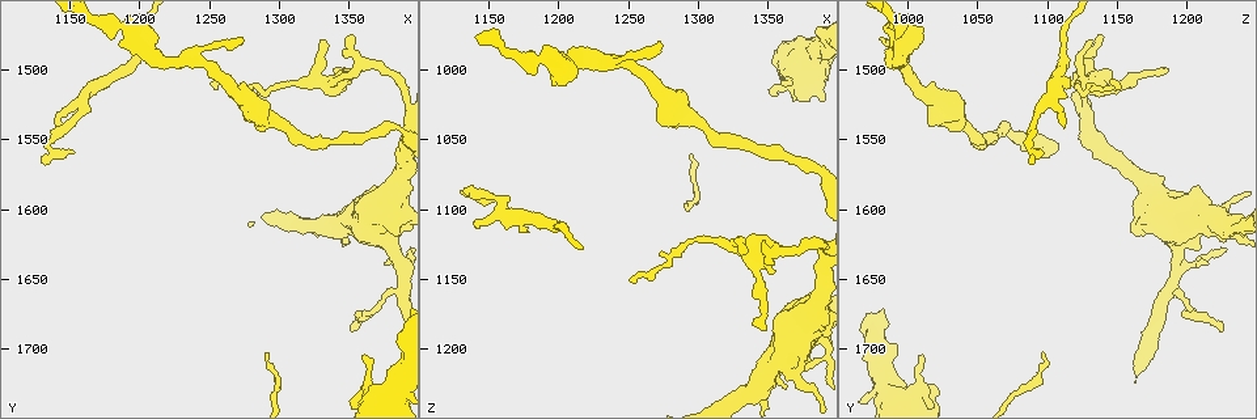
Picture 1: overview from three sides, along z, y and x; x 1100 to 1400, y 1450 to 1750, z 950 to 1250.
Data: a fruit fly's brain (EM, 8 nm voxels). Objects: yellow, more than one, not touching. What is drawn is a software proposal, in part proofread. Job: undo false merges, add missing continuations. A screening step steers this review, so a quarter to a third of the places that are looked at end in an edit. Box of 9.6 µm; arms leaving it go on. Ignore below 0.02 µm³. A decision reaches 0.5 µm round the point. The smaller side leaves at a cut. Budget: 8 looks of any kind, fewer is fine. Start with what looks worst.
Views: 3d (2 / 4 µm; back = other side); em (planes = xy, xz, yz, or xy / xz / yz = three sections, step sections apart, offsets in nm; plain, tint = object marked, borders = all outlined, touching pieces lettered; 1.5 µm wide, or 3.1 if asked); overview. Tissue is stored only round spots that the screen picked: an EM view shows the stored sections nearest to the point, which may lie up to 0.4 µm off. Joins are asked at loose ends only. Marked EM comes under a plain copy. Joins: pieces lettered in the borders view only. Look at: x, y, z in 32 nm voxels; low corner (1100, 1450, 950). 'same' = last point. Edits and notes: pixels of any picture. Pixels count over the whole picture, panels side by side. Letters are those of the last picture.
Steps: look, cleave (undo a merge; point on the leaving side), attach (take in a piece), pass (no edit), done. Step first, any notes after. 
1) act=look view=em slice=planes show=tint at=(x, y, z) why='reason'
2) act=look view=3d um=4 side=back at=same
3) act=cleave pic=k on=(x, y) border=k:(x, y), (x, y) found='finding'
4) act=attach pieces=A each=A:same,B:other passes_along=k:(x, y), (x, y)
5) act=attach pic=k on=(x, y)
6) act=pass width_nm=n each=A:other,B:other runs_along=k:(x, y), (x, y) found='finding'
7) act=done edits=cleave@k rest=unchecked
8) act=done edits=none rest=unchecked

act=look view=3d um=2 at=(1146, 1542, 1112) why='an open end'

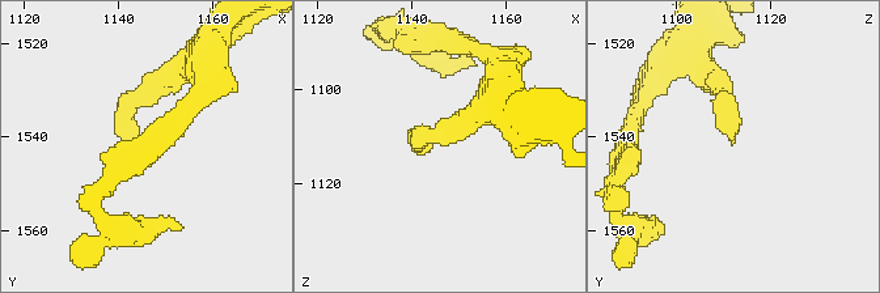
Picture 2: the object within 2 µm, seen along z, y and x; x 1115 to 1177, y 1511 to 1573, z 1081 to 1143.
act=look view=em slice=planes show=borders at=(1144, 1541, 1111)

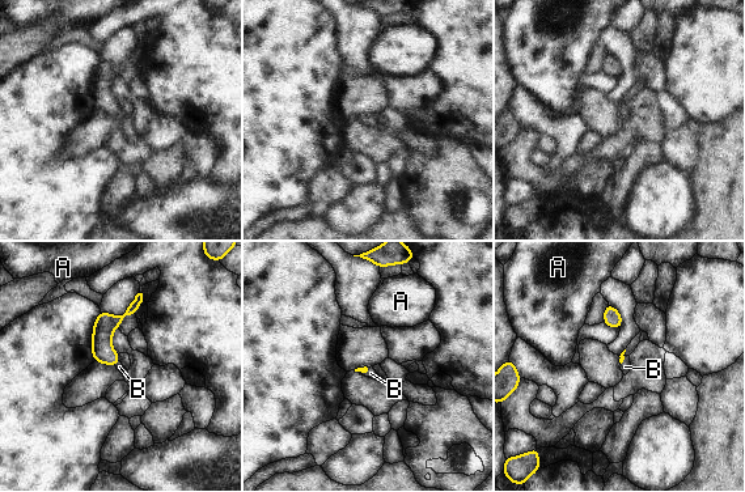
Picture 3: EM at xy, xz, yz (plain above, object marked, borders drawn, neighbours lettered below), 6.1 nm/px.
act=attach pieces=B each=A:other,B:same passes_along=3:(102, 351), (117, 363), (119, 367) found='the neuron continues'

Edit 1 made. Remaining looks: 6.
act=look view=3d um=2 at=(1360, 1706, 1008) why='free end'

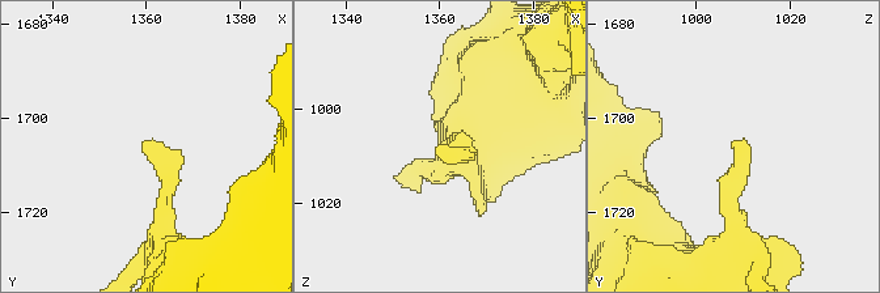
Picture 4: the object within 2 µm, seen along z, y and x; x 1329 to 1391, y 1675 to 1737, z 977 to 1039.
act=look view=em slice=xy step=4 show=borders at=(1360, 1706, 1007) why='need the tissue'

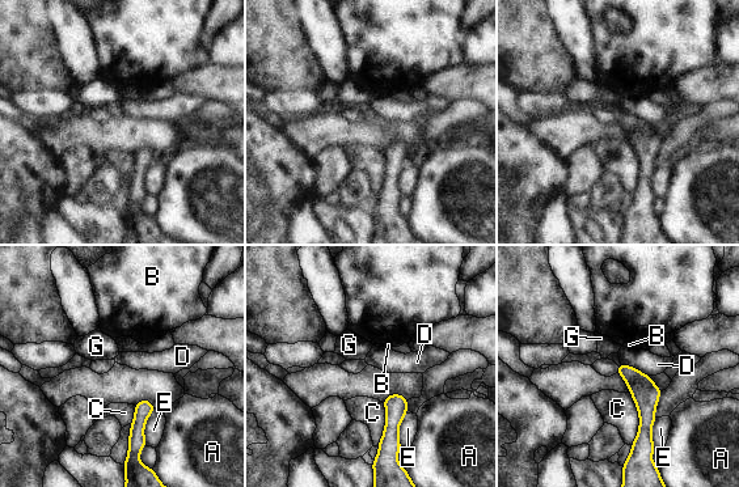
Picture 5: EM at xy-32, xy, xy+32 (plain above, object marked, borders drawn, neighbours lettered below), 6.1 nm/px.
act=pass longest_contact=C:320nm each=A:other,B:other,C:other,D:other,E:other,G:other runs_along=5:(621, 367), (645, 393), (636, 448) found='none of them fits'

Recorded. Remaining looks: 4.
act=done edits=attach@3 rest=unchecked

